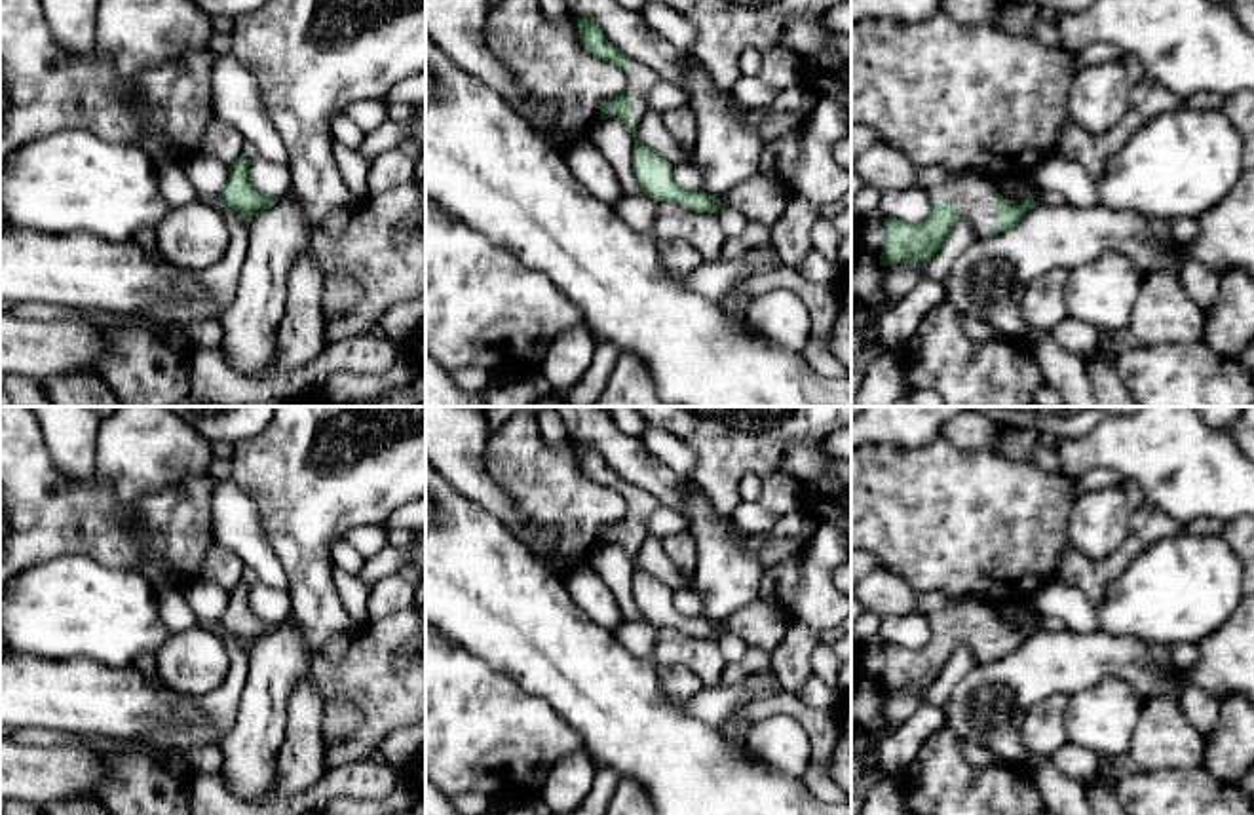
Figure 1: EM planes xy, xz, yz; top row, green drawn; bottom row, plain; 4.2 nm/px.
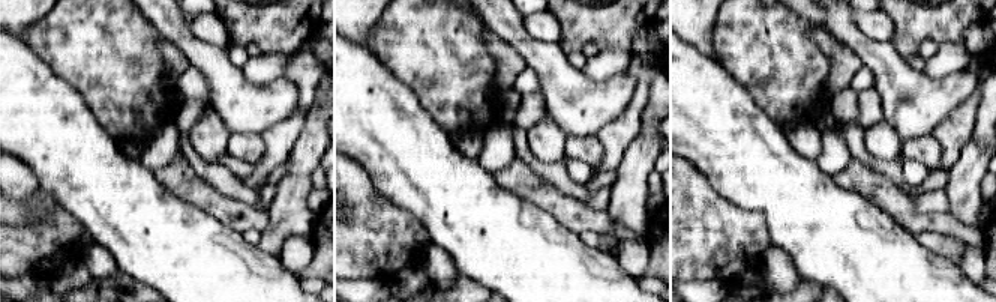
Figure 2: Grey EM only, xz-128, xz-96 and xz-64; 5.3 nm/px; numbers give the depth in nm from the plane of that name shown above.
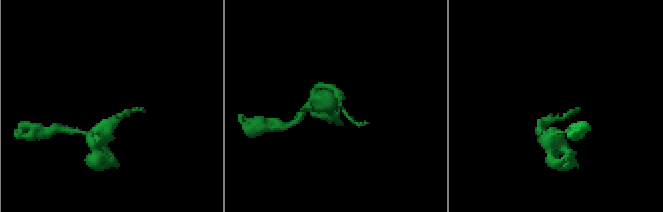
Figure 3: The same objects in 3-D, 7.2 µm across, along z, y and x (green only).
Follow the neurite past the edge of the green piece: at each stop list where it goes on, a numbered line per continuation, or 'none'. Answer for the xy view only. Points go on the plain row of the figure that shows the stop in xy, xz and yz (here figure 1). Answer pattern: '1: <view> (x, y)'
none

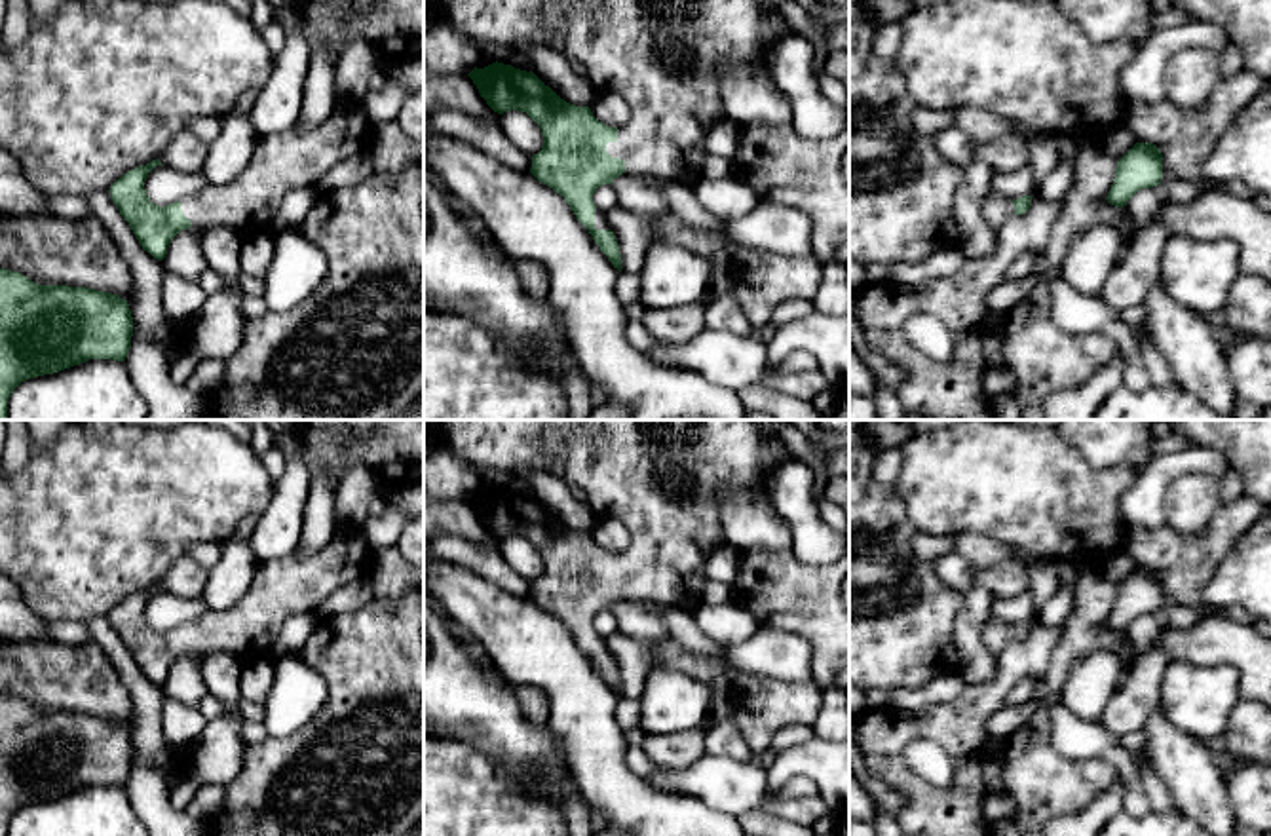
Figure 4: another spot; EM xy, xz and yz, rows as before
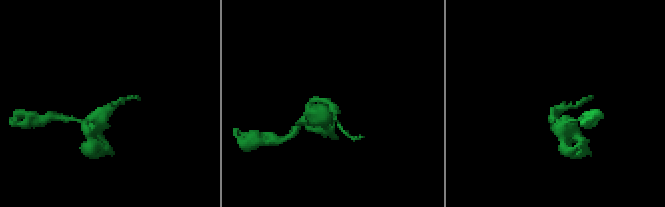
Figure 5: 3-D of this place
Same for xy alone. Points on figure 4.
1: xy (293, 584)

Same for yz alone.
1: yz (996, 635)

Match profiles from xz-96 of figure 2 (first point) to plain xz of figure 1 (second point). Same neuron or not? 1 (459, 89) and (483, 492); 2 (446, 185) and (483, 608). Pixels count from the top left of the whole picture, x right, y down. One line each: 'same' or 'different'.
1: different
2: same

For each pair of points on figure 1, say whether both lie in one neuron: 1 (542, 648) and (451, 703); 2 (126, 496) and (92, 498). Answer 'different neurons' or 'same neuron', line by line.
1: different neurons
2: different neurons

